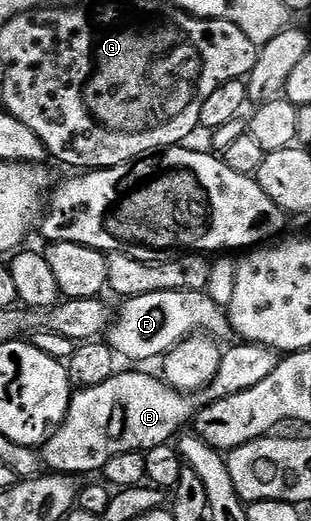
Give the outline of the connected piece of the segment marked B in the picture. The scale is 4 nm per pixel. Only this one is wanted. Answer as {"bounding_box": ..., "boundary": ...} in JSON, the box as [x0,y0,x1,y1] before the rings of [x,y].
{"bounding_box":[42,340,281,476],"boundary":[[[243,340],[235,344],[237,346],[221,353],[220,367],[212,382],[193,394],[181,393],[159,377],[125,372],[117,372],[113,378],[97,386],[77,389],[66,416],[48,435],[48,441],[42,447],[43,465],[57,474],[85,476],[95,470],[96,473],[103,471],[104,465],[119,454],[147,452],[155,446],[169,445],[173,441],[171,438],[175,439],[185,429],[183,426],[193,421],[199,407],[234,396],[234,392],[254,388],[254,384],[266,380],[280,362],[281,355],[275,350]]]}

